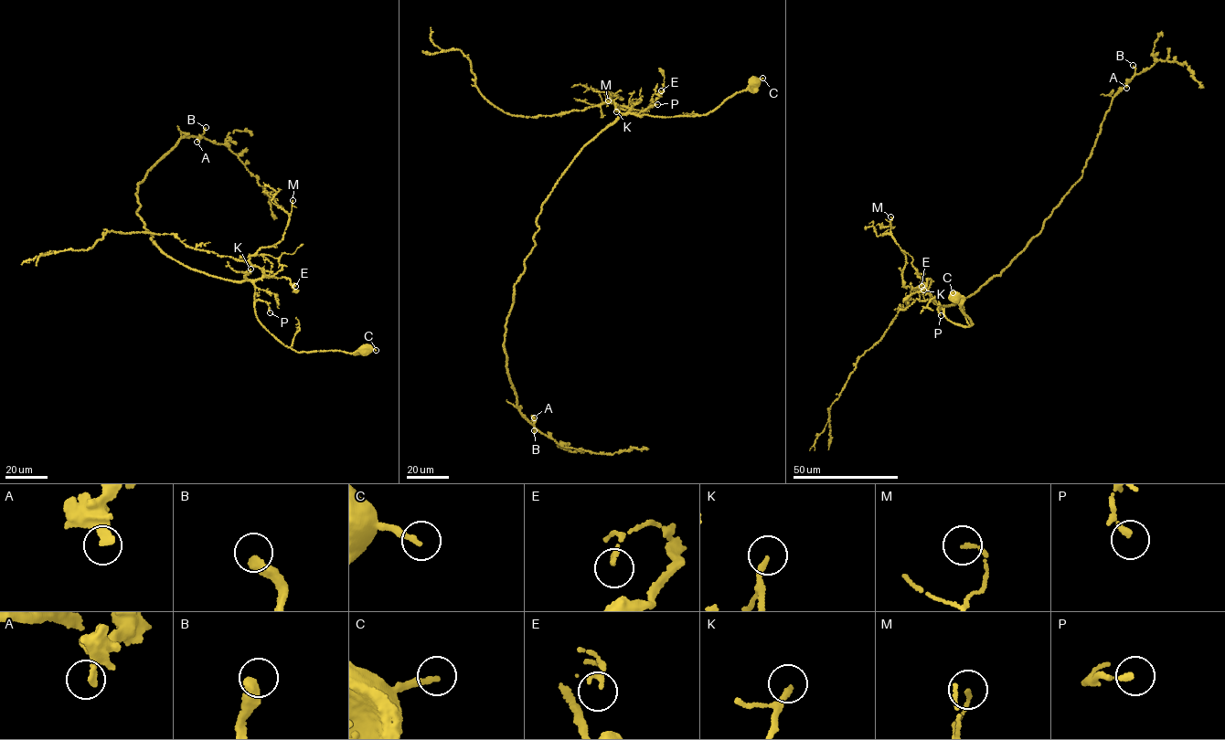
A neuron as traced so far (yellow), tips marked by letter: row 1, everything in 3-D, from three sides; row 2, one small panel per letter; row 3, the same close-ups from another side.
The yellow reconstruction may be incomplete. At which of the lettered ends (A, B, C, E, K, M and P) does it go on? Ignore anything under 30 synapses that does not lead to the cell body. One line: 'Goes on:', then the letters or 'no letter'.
Goes on: B

